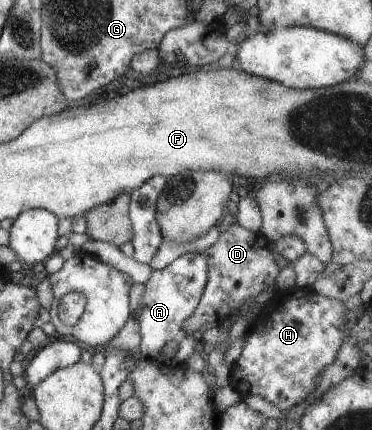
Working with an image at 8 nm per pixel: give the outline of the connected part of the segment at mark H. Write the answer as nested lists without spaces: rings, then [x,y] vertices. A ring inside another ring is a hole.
[[[293,287],[279,294],[274,293],[260,309],[254,325],[244,333],[240,355],[229,372],[229,384],[242,399],[257,395],[273,403],[281,411],[291,408],[303,394],[315,389],[319,373],[333,363],[337,349],[349,329],[349,319],[345,318],[345,310],[347,309],[343,301],[325,299],[310,288]]]

